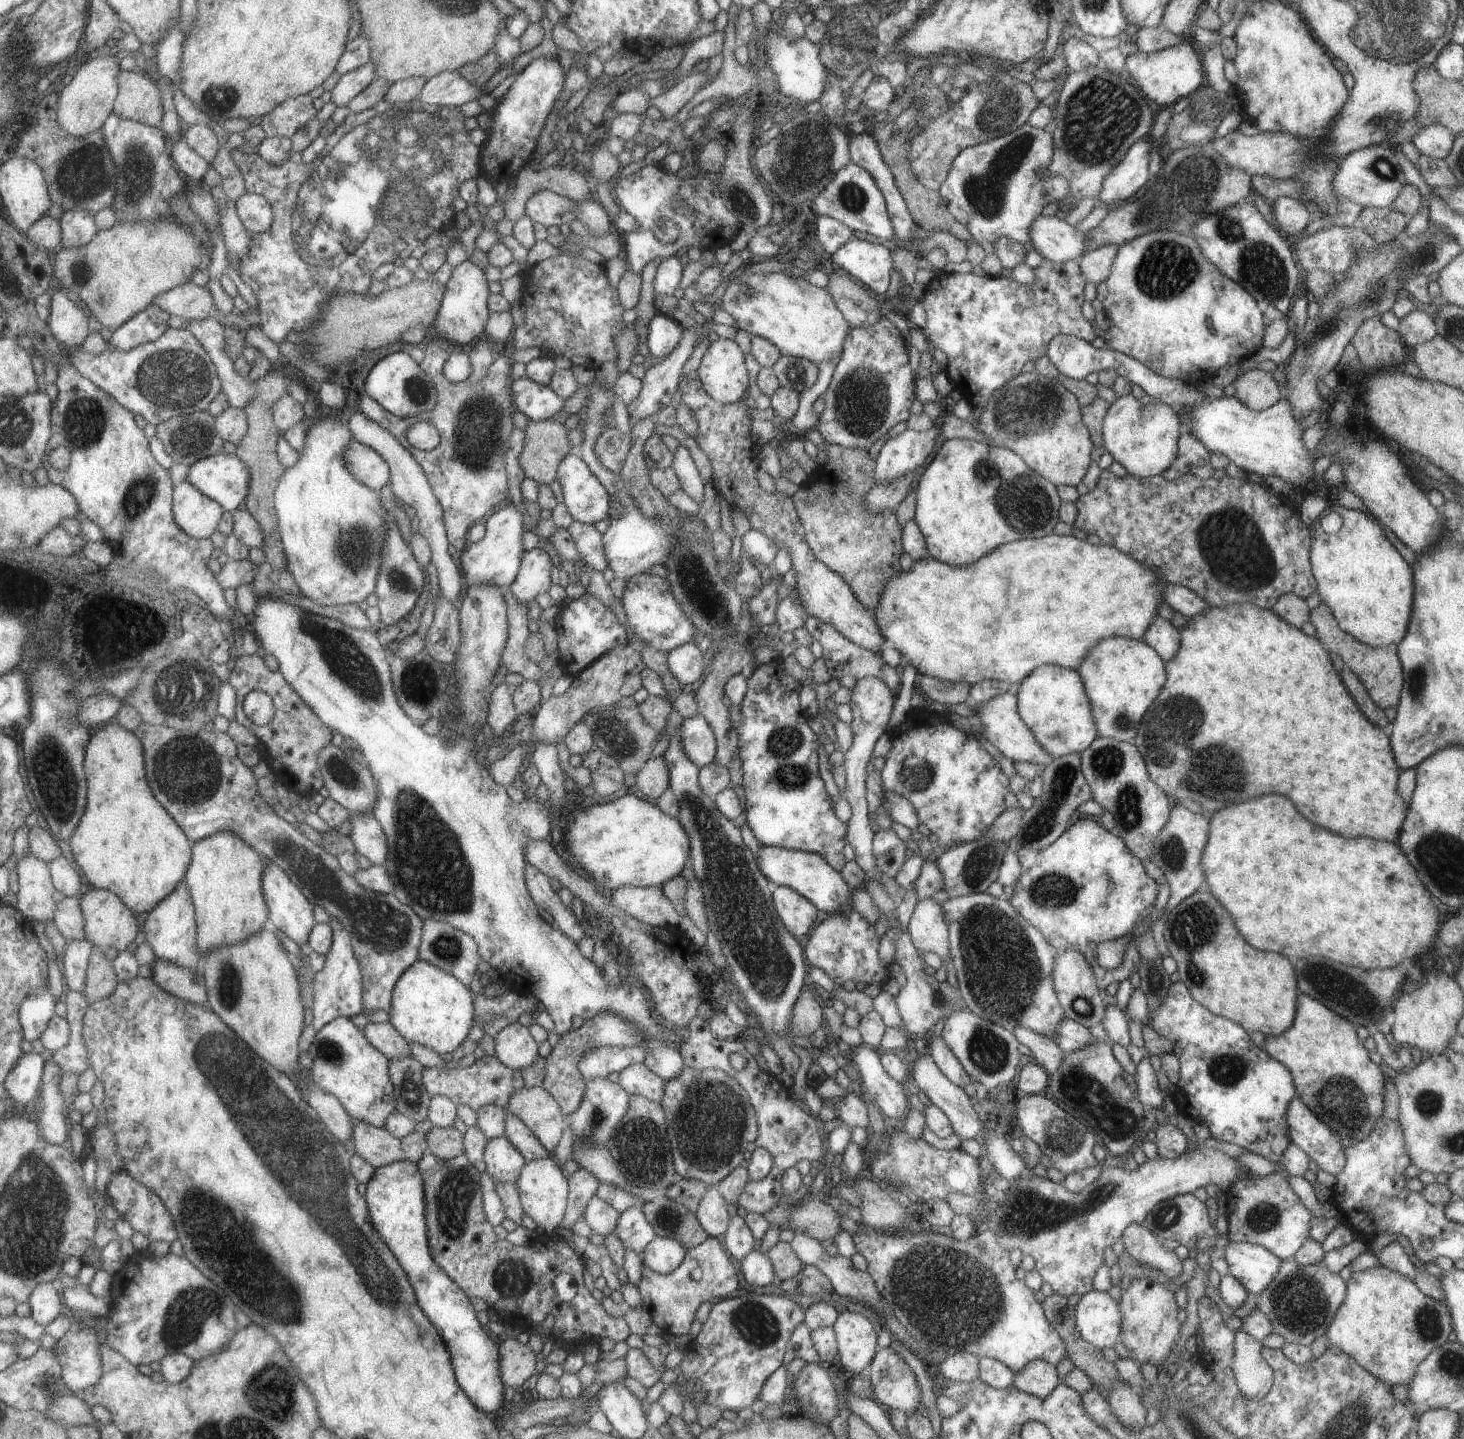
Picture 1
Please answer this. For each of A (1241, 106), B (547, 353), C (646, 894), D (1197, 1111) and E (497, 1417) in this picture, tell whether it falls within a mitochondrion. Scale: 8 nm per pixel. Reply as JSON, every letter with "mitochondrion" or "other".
{"A":"other","B":"other","C":"other","D":"other","E":"other"}

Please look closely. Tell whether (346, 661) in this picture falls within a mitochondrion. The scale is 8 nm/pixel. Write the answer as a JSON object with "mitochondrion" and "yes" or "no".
{"mitochondrion":"yes"}

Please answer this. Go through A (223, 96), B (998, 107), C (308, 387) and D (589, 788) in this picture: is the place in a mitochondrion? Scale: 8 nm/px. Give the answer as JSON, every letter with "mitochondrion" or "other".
{"A":"mitochondrion","B":"mitochondrion","C":"other","D":"other"}

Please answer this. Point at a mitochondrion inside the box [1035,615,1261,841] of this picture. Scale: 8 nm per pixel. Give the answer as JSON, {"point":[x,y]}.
{"point":[1180,717]}

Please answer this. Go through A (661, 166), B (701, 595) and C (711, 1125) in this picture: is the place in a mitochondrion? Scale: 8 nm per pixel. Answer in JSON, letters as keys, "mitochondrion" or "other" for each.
{"A":"other","B":"mitochondrion","C":"mitochondrion"}

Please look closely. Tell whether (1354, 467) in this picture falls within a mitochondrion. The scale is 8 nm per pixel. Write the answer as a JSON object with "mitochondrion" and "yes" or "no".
{"mitochondrion":"yes"}

